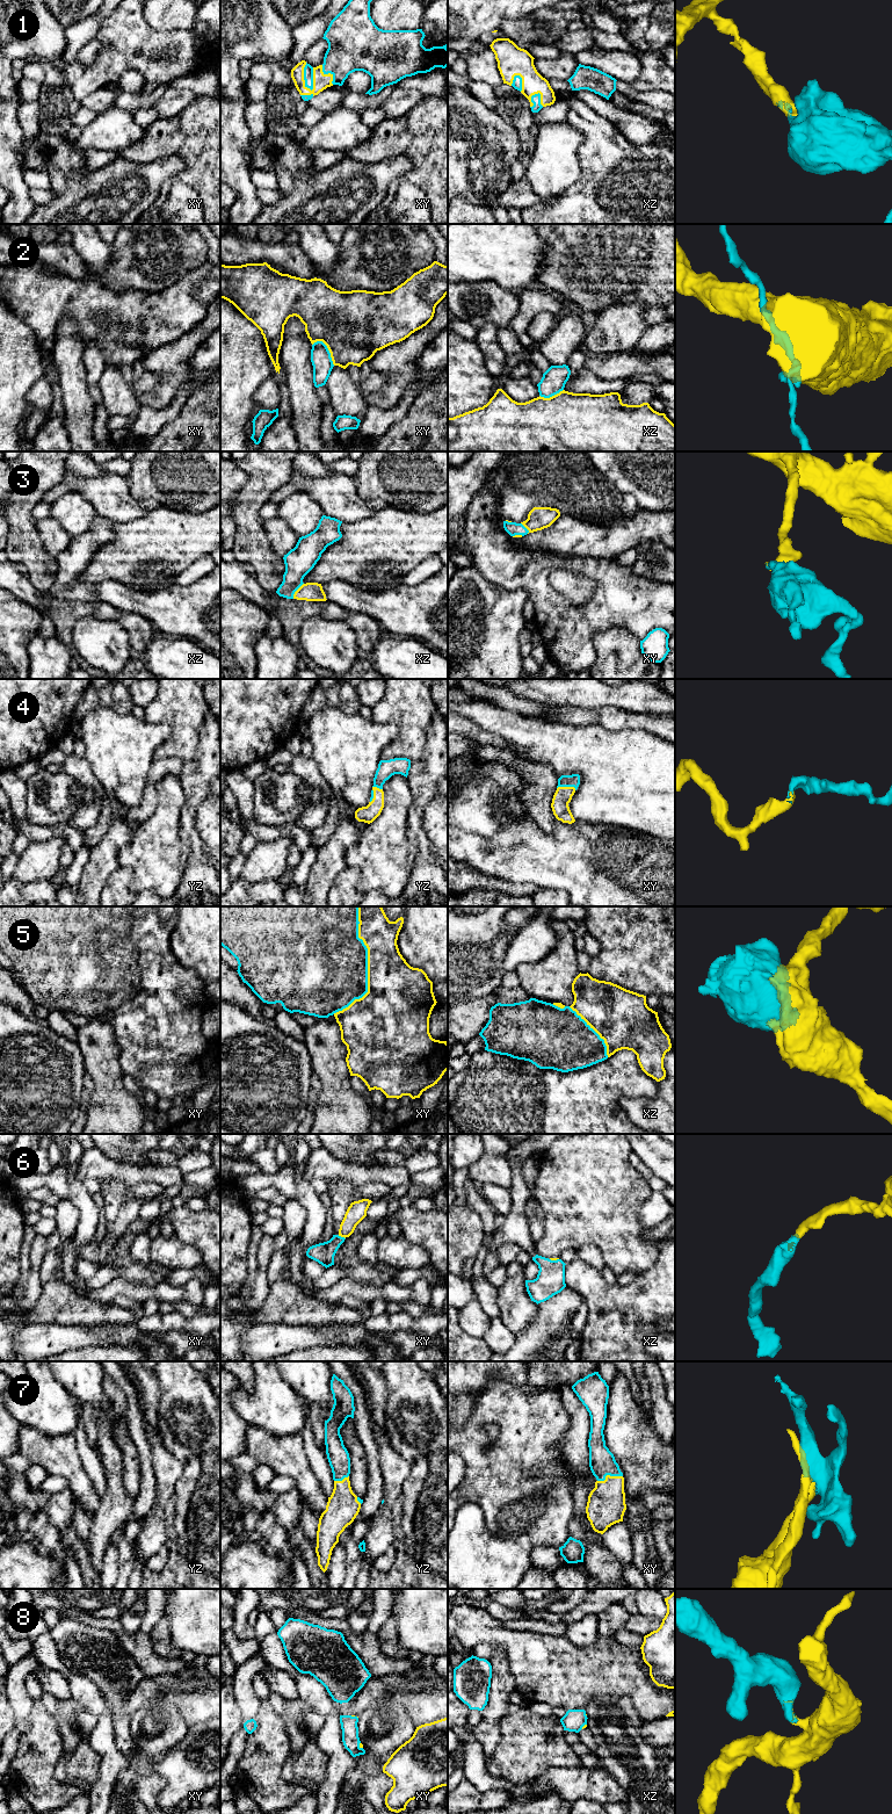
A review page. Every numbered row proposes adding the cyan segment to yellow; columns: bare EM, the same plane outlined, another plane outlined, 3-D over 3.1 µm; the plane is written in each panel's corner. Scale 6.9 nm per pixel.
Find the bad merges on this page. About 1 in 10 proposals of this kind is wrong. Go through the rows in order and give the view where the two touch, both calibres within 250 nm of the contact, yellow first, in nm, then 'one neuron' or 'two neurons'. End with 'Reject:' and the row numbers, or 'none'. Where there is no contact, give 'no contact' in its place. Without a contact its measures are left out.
1: meets yellow in xy; 110 nm thick on the yellow side, 60 nm on the other; one neuron
2: meets yellow in xy; 480 nm thick on the yellow side, 140 nm on the other; one neuron
3: meets yellow in xz; 130 nm thick on the yellow side, 200 nm on the other; one neuron
4: meets yellow in xy; 120 nm thick on the yellow side, 90 nm on the other; one neuron
5: meets yellow in xy; 380 nm thick on the yellow side, 500 nm on the other; one neuron
6: meets yellow in xy; 140 nm thick on the yellow side, 150 nm on the other; one neuron
7: meets yellow in xy; 260 nm thick on the yellow side, 180 nm on the other; one neuron
8: meets yellow in xy; 30 nm thick on the yellow side, 120 nm on the other; one neuron
Reject: none

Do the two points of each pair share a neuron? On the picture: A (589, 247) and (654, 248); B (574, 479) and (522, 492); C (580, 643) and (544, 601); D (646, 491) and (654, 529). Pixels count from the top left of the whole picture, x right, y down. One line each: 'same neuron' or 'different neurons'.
A: same neuron
B: same neuron
C: same neuron
D: different neurons

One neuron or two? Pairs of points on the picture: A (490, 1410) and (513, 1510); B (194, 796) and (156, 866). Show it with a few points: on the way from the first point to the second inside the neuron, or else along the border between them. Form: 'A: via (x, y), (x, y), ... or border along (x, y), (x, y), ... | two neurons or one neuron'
A: via (513, 1435), (513, 1486) | one neuron
B: border along (183, 795), (180, 837), (188, 847) | two neurons

